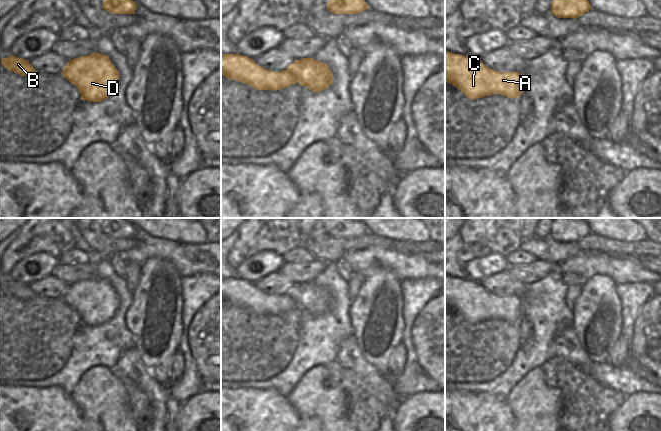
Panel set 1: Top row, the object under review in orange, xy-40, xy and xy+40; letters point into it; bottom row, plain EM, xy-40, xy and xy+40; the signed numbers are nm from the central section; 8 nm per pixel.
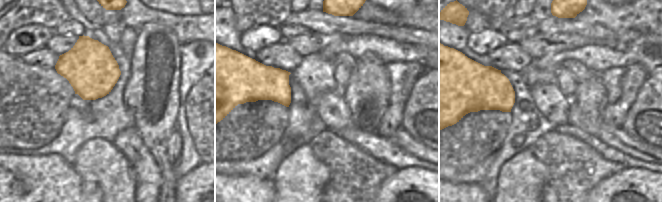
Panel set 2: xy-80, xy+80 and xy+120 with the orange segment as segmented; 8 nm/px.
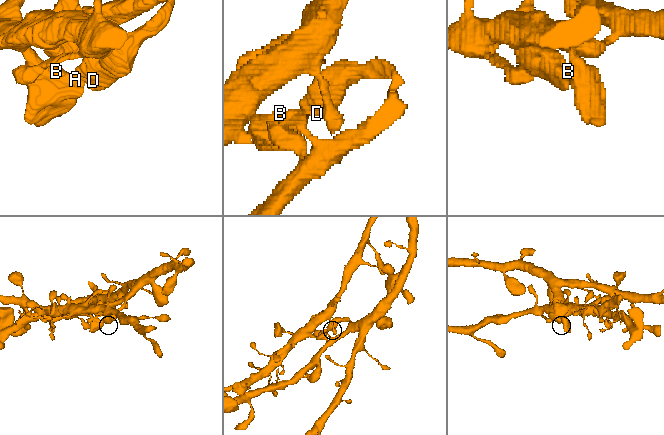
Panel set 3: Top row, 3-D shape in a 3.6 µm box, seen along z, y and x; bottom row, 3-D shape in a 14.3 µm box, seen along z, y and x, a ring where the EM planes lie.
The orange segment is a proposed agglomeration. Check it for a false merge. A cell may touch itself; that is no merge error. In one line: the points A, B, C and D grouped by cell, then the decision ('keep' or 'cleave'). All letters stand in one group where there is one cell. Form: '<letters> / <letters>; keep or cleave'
A B C / D; cleave

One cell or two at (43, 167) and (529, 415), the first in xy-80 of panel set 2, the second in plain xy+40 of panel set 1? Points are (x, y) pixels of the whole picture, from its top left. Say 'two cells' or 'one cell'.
two cells

